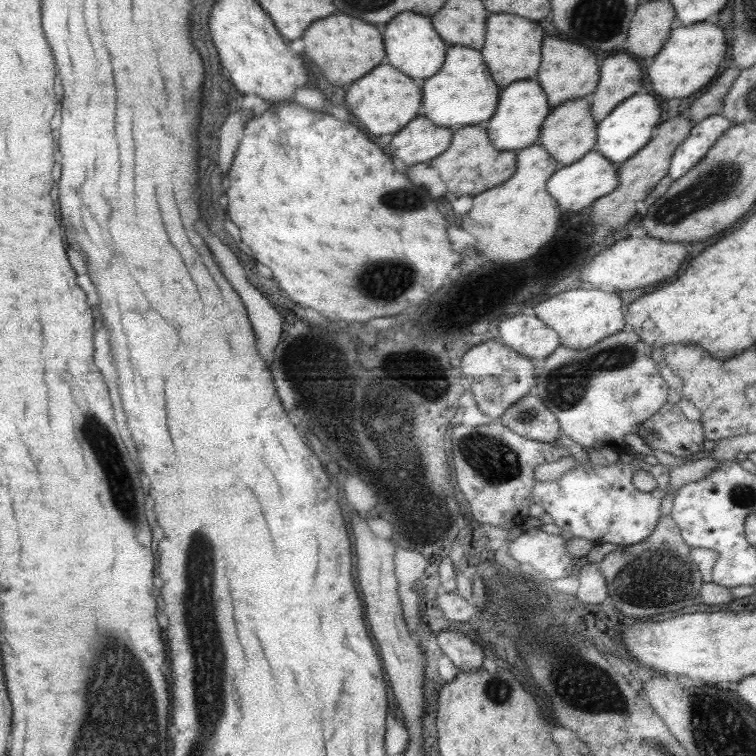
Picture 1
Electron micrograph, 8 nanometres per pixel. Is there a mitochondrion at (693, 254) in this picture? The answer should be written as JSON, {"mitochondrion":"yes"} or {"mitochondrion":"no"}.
{"mitochondrion":"no"}

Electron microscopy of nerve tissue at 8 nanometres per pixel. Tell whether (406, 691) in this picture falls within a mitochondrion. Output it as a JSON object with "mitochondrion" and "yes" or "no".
{"mitochondrion":"no"}

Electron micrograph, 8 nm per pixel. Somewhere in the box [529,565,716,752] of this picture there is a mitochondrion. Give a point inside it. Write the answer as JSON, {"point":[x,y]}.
{"point":[597,692]}

